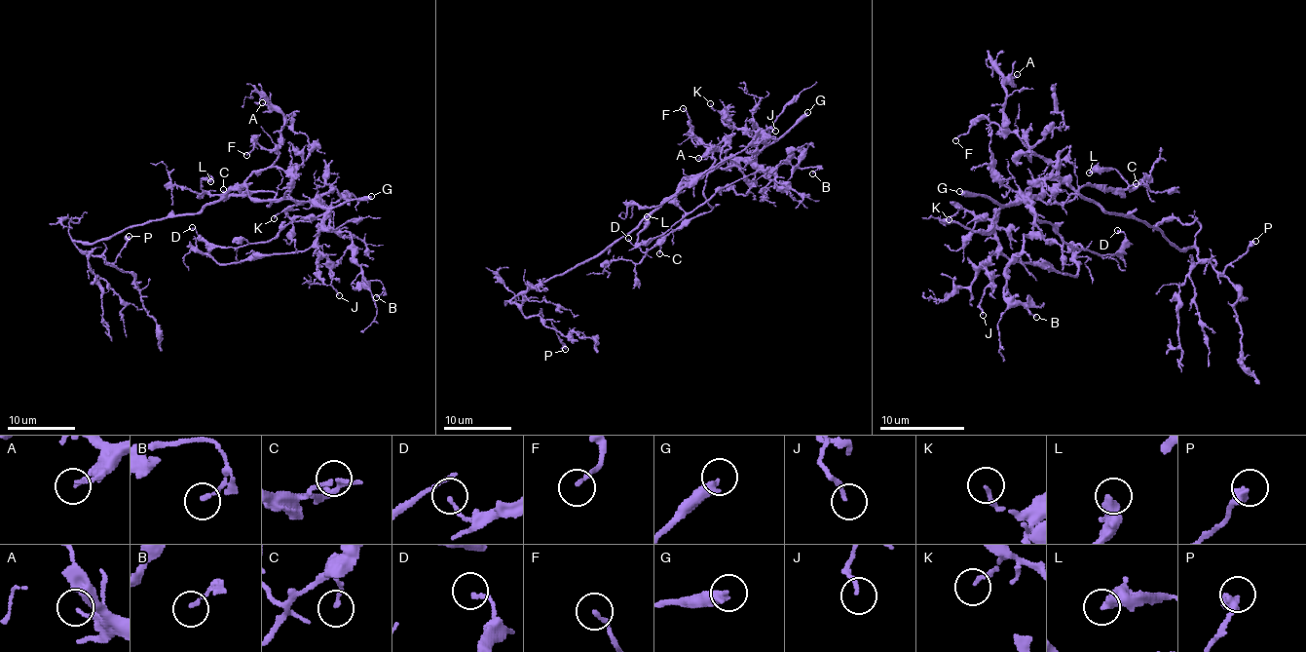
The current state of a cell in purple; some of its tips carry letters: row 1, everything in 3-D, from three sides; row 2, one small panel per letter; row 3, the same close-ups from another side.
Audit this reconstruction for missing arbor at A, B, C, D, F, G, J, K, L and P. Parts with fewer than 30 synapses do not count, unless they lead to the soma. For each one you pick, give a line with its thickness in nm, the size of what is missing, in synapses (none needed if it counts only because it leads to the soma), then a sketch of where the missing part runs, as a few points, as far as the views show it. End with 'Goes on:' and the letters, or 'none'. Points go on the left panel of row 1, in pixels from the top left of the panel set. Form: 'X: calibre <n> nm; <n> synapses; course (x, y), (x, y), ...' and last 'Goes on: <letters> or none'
G: calibre 360 nm
Goes on: G

